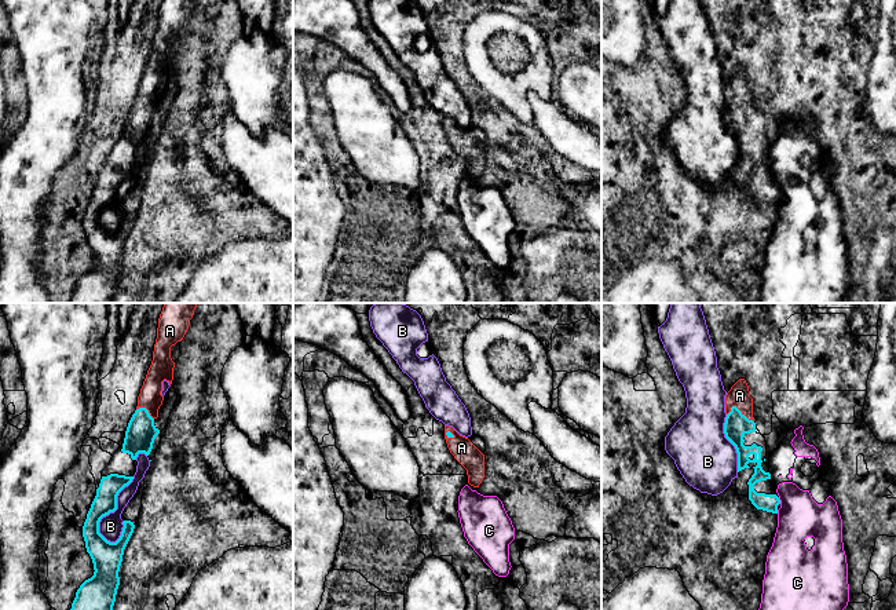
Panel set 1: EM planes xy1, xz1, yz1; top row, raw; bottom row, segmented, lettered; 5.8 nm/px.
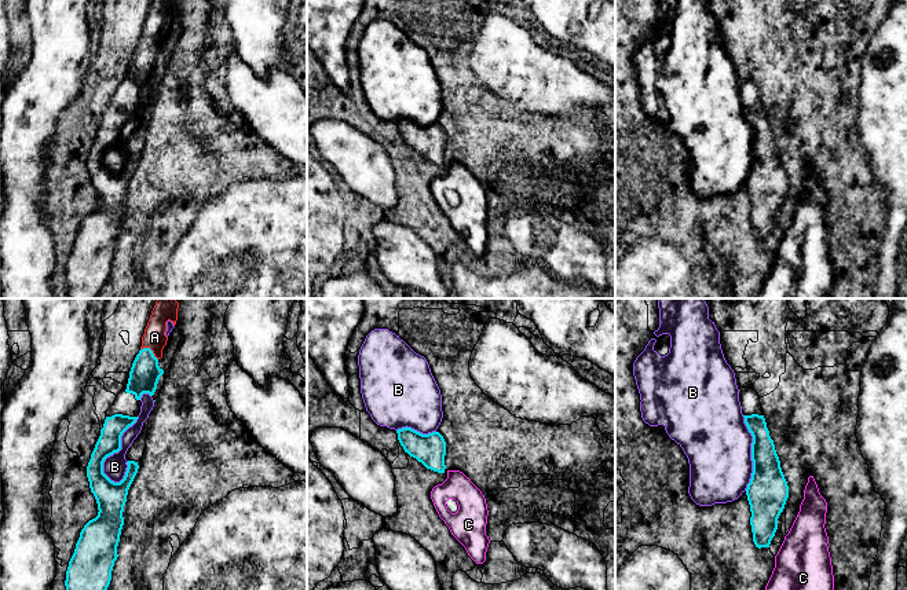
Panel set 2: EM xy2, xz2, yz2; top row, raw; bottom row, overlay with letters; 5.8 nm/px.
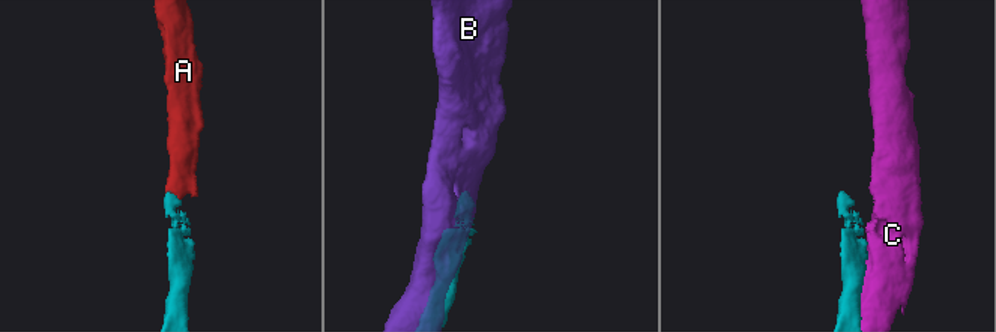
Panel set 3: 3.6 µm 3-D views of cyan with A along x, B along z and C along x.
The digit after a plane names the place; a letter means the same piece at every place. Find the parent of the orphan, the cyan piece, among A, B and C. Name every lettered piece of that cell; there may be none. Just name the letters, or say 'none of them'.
A

